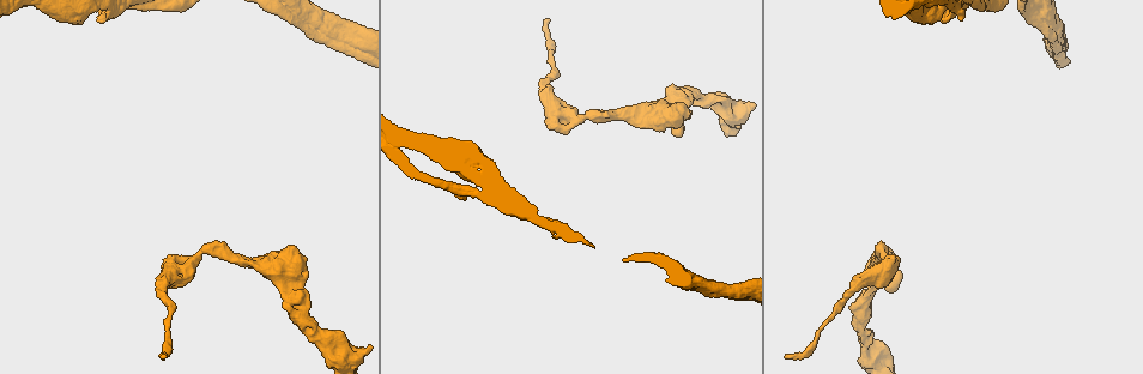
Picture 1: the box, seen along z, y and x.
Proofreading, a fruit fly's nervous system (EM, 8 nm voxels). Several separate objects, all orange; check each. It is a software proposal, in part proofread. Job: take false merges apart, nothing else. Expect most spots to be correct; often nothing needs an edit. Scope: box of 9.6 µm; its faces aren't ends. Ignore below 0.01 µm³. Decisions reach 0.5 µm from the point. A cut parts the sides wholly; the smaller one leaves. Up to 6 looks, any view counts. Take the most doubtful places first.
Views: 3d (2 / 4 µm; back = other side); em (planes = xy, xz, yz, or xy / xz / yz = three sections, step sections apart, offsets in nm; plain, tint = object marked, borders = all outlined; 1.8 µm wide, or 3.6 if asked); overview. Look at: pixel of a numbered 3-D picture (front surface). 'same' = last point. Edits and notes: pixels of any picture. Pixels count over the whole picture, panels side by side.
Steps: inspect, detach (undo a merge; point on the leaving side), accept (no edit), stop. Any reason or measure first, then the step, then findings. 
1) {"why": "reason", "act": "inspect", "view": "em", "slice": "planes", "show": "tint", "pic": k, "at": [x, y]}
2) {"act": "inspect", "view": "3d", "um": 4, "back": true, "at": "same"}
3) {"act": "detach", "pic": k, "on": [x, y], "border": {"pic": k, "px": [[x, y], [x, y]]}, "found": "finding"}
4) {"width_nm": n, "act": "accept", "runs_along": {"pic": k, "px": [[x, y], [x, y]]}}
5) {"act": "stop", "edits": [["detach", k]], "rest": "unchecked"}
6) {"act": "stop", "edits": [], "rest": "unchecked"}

{"why": "touches itself", "act": "inspect", "view": "3d", "um": 4, "back": true, "pic": 1, "at": [687, 101]}

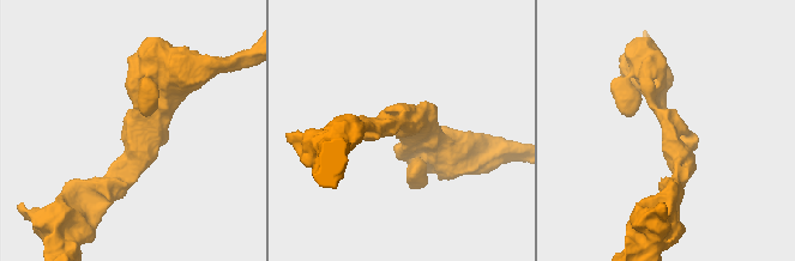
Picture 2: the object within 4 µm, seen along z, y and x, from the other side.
{"act": "inspect", "view": "em", "slice": "planes", "show": "tint", "pic": 2, "at": [670, 124]}

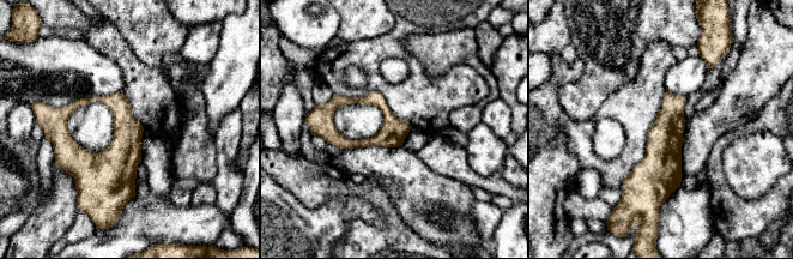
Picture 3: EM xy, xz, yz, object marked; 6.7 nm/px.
{"width_nm": 180, "act": "accept", "runs_along": {"pic": 3, "px": [[322, 119], [344, 143], [406, 128]]}, "found": "continuous, no second neuron"}

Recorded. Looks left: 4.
{"why": "sudden change in width", "act": "inspect", "view": "3d", "um": 4, "pic": 1, "at": [358, 356]}

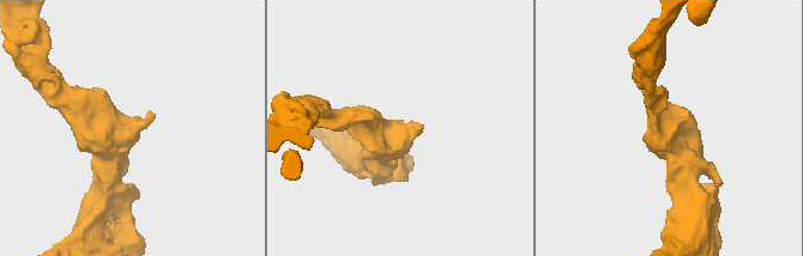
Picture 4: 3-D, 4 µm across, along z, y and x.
{"arm_widths_nm": [220, 380], "why": "now the EM", "act": "inspect", "view": "em", "slice": "xy", "step": 4, "show": "tint", "pic": 4, "at": [401, 131]}

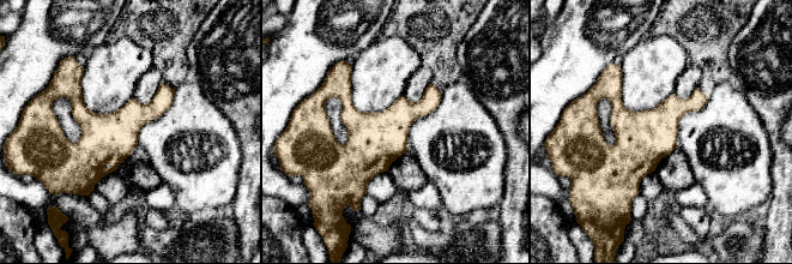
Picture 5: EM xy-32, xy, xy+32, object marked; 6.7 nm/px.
{"why": "cut it another way", "act": "inspect", "view": "em", "slice": "xz", "step": 4, "show": "tint", "at": "same"}

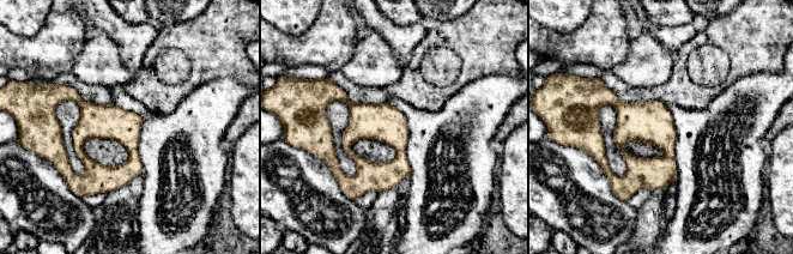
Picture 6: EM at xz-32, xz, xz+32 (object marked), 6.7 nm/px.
{"width_nm": 240, "act": "accept", "runs_along": {"pic": 6, "px": [[322, 121], [333, 163], [347, 180], [407, 171]]}, "found": "one neuron here"}

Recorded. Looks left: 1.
{"act": "stop", "edits": [], "rest": "unchecked"}

